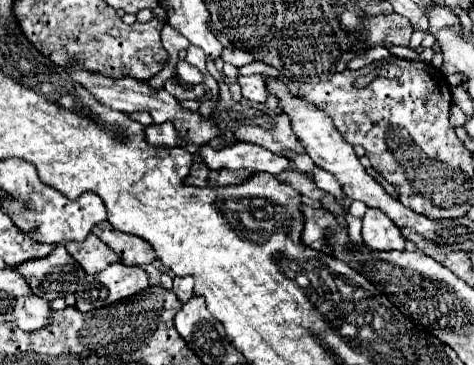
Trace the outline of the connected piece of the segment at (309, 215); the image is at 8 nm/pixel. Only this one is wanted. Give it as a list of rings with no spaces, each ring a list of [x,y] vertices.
[[[304,205],[304,233],[302,233],[304,245],[330,253],[330,249],[326,247],[326,241],[324,241],[324,231],[334,225],[336,225],[336,221],[332,219],[332,213]]]

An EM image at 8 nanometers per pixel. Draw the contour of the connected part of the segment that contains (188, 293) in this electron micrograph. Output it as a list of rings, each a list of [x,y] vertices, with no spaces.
[[[174,277],[174,293],[176,297],[186,303],[190,297],[192,297],[192,285],[194,285],[194,279],[192,277]]]

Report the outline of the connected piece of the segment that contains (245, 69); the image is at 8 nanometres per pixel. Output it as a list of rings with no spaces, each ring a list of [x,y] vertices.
[[[254,61],[248,65],[239,68],[239,75],[242,76],[249,76],[256,73],[277,78],[281,76],[280,71],[260,61]]]

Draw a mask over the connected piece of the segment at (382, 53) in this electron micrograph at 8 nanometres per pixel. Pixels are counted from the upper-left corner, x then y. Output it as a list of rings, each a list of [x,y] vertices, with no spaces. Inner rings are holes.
[[[374,46],[368,53],[364,55],[358,55],[354,57],[350,63],[348,63],[348,69],[358,70],[366,65],[369,65],[375,61],[381,61],[389,58],[391,56],[390,52],[382,46]]]

